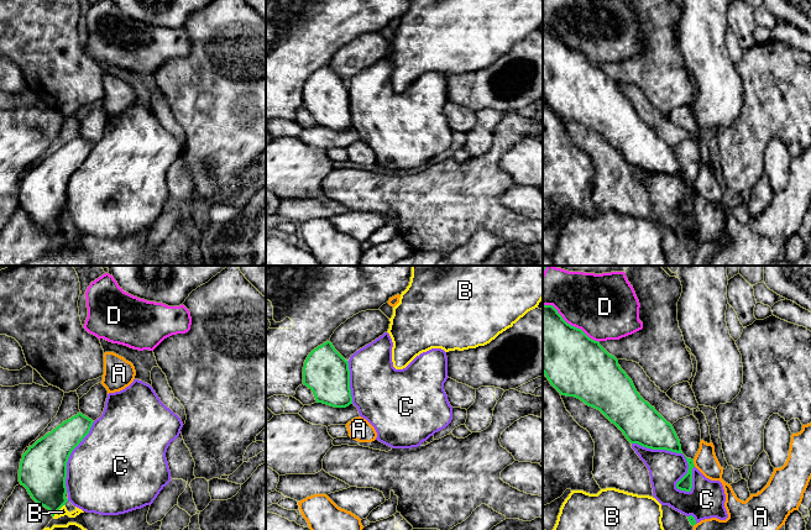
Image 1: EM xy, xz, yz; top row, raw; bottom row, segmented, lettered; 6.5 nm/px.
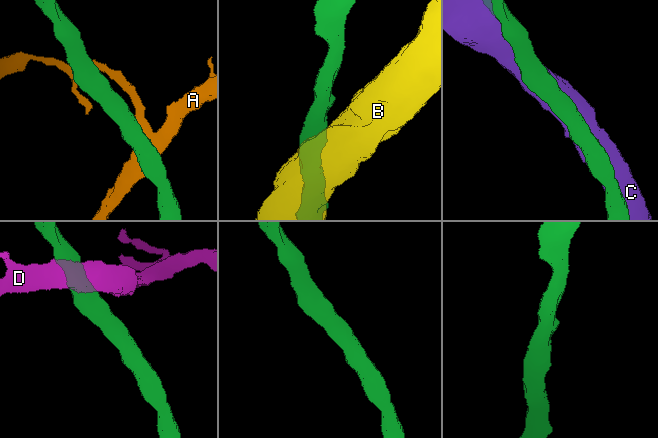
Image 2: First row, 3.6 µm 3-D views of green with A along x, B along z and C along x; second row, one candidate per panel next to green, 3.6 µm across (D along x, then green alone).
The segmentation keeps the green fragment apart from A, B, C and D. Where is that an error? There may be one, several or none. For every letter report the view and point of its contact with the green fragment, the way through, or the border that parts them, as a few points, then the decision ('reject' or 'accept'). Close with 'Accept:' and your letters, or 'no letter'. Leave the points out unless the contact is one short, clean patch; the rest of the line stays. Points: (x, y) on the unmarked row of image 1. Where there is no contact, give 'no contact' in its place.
A: meets green in yz at (692, 187); reject
B: meets green in xy at (58, 232); reject
C: meets green in yz at (681, 176); accept
D: meets green in yz at (569, 47); reject
Accept: C

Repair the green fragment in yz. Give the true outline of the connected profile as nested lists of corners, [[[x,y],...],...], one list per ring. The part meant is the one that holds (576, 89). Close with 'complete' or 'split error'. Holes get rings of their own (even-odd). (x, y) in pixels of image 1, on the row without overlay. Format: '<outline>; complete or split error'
[[[543,28],[543,96],[561,119],[575,120],[586,128],[600,133],[623,156],[631,167],[638,167],[652,173],[682,177],[680,163],[673,148],[640,120],[632,103],[618,88],[618,83],[609,78],[598,64],[590,62],[581,52],[567,47],[553,28]]]; complete

